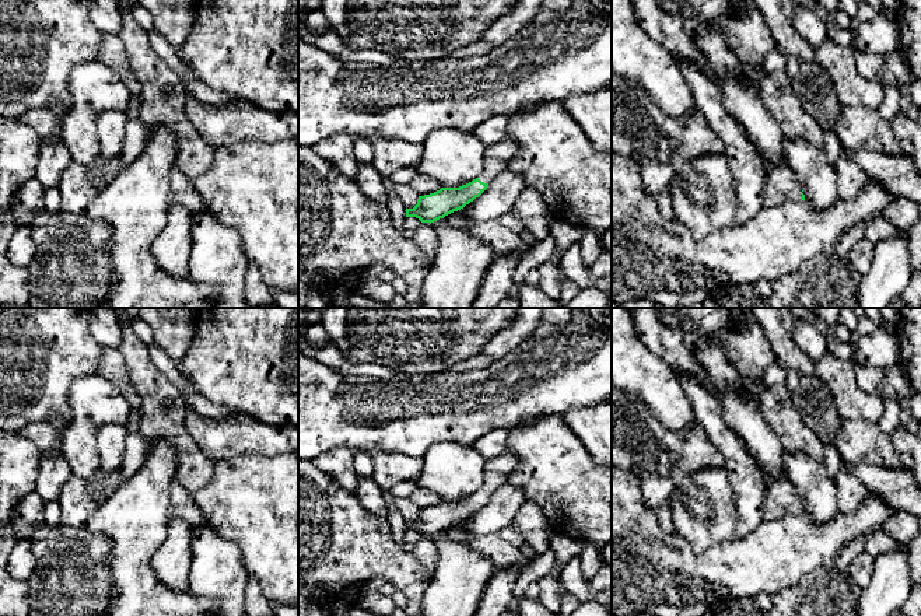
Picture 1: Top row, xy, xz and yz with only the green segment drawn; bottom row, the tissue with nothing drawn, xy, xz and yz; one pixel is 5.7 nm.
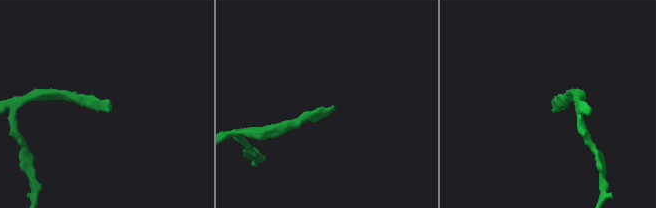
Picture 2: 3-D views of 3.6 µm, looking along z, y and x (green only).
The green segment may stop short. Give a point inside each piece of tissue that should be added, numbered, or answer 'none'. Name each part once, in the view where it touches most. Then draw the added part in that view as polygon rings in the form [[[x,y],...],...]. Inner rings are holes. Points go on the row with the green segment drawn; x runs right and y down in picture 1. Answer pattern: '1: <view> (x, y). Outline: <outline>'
1: xz (497, 157). Outline: [[[505,139],[486,147],[483,155],[483,171],[477,176],[481,182],[488,183],[502,171],[508,169],[509,161],[518,150],[518,143]]]

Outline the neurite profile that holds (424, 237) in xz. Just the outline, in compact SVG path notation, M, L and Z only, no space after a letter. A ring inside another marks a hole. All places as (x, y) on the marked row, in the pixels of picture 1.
M421 223L414 231L413 241L421 249L427 260L431 262L438 248L438 238L433 224Z

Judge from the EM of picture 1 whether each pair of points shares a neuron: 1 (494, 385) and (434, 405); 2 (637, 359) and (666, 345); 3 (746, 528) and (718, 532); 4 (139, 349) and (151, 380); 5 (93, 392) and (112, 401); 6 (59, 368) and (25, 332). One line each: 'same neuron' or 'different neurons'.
1: same neuron
2: different neurons
3: different neurons
4: same neuron
5: same neuron
6: same neuron

